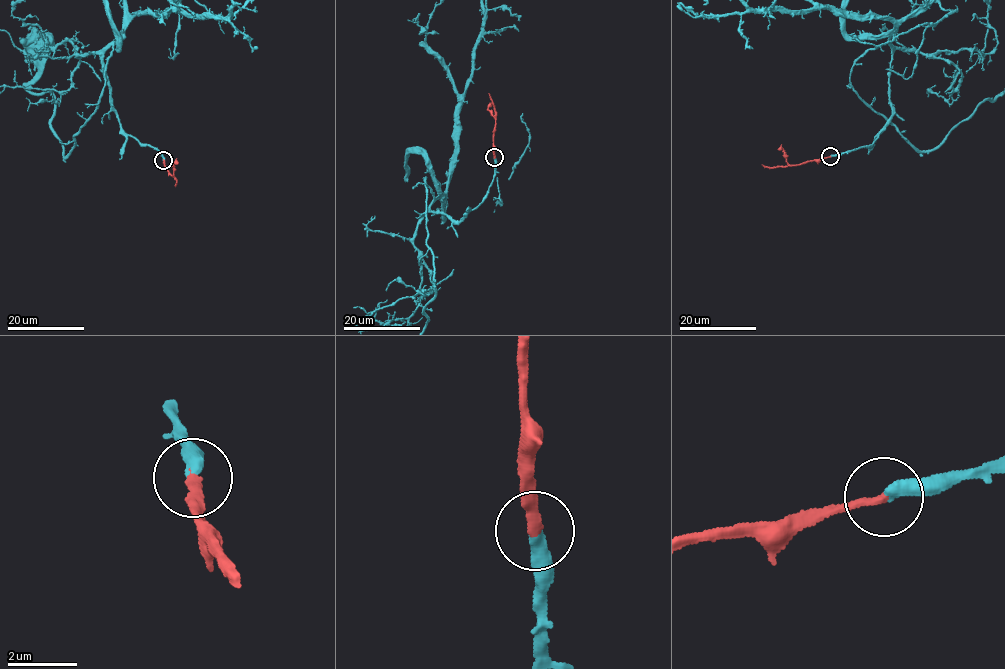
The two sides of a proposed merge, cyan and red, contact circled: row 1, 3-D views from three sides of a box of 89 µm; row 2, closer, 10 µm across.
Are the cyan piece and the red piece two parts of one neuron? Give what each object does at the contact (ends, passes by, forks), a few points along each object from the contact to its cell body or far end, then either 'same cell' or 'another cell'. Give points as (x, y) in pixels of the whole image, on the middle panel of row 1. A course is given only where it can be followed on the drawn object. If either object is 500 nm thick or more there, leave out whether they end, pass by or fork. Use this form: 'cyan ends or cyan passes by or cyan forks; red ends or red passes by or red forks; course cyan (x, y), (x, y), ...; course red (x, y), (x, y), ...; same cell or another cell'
cyan ends; red ends; course cyan (495, 157), (486, 198), (460, 220), (428, 208), (434, 195), (424, 178), (435, 296); course red (495, 157), (496, 109), (489, 93); same cell

